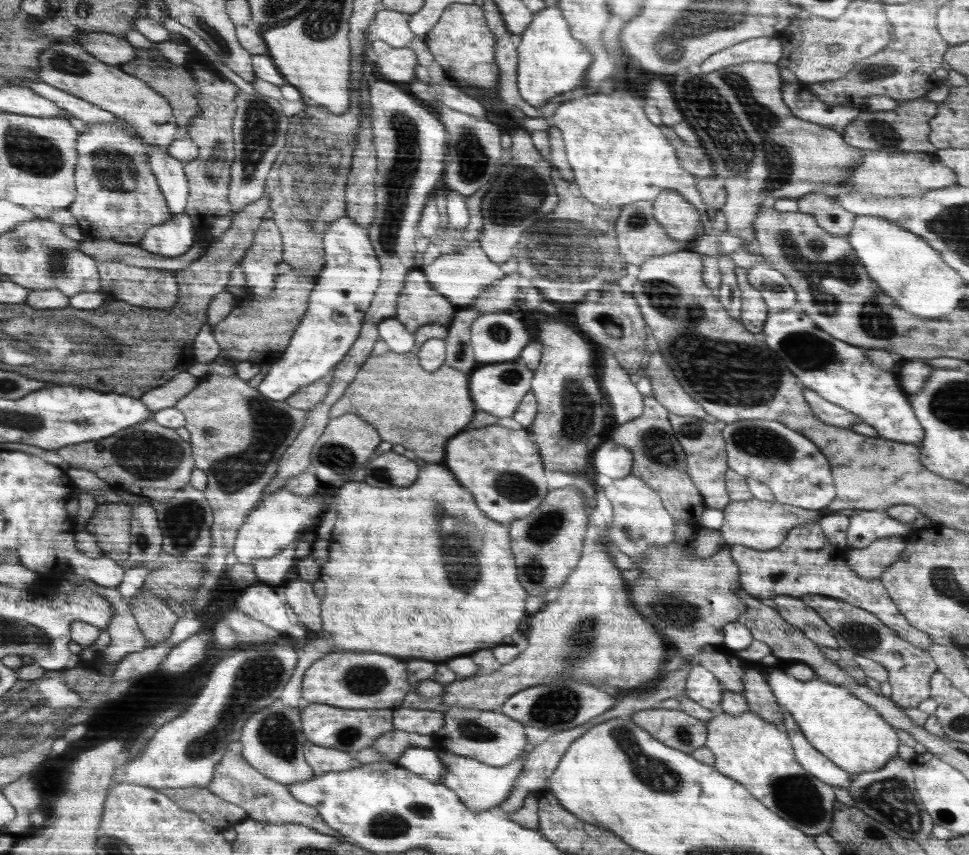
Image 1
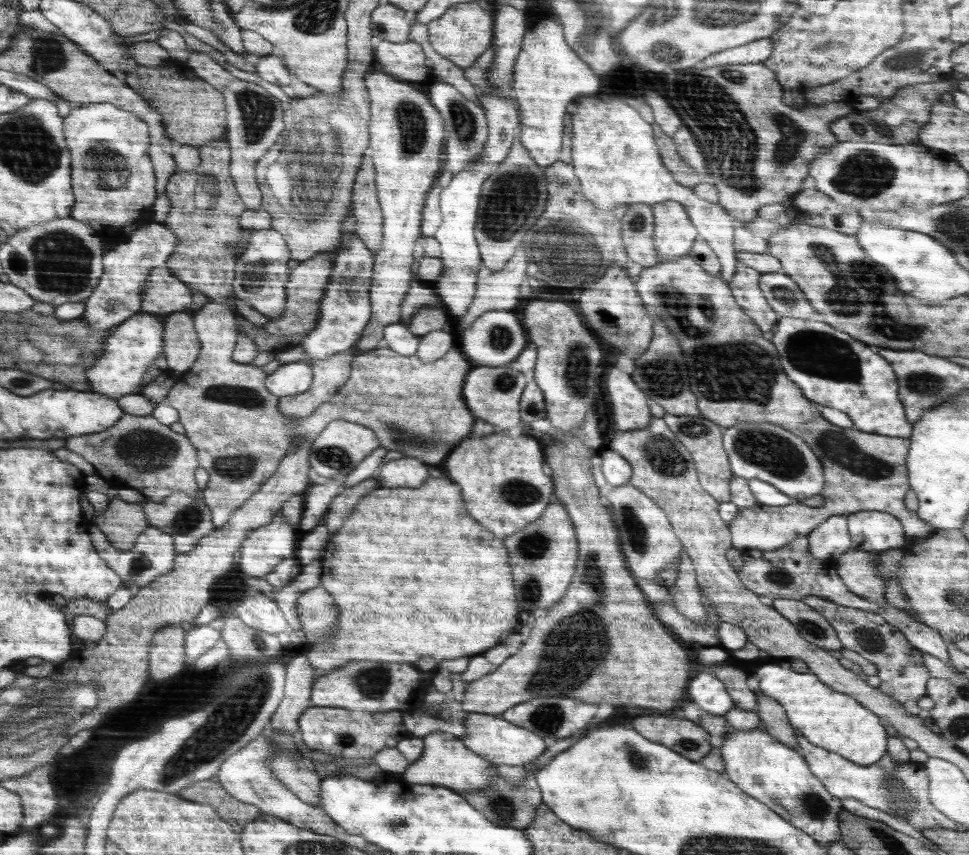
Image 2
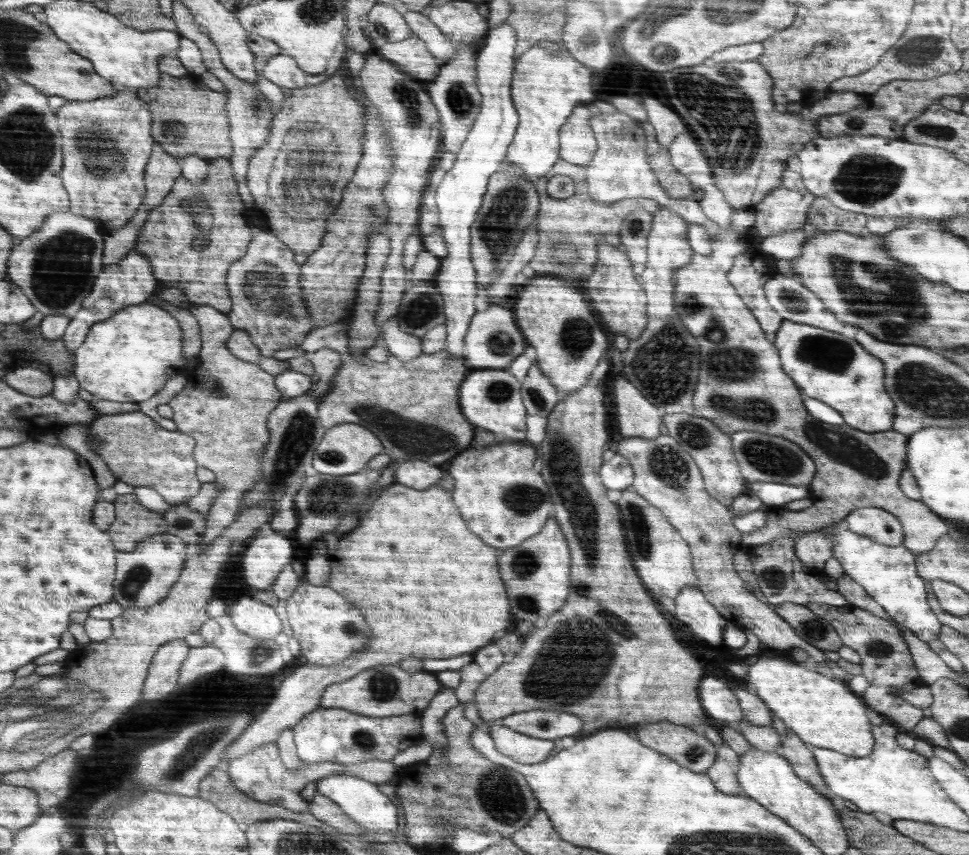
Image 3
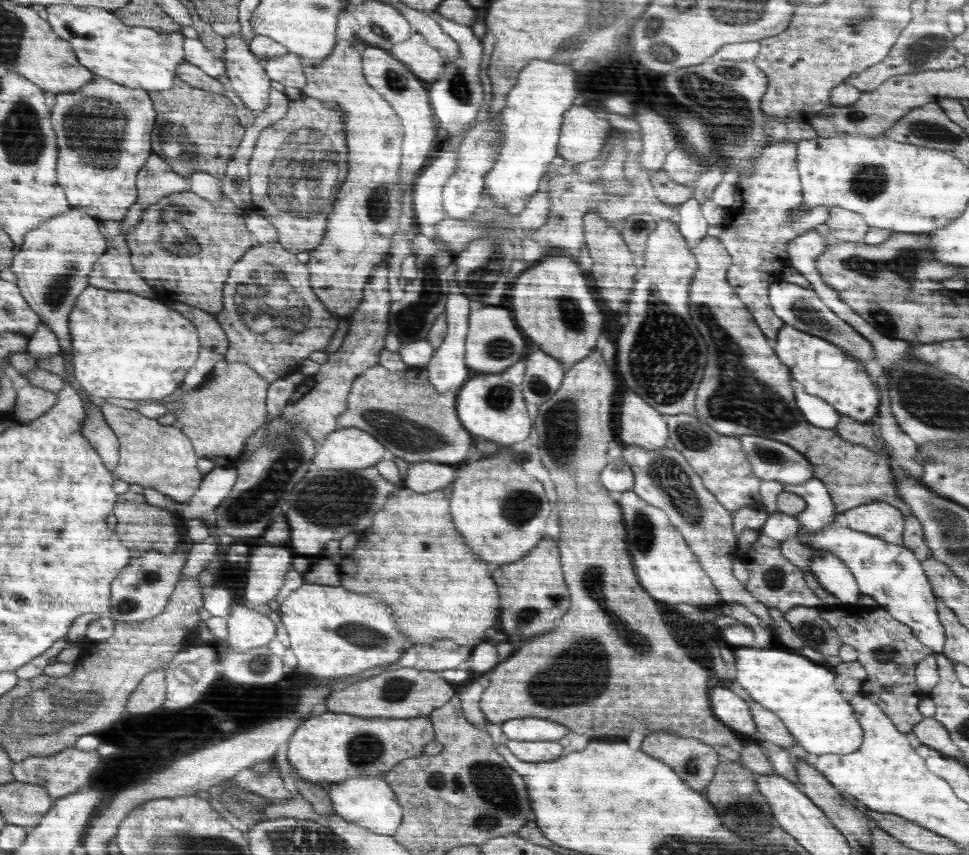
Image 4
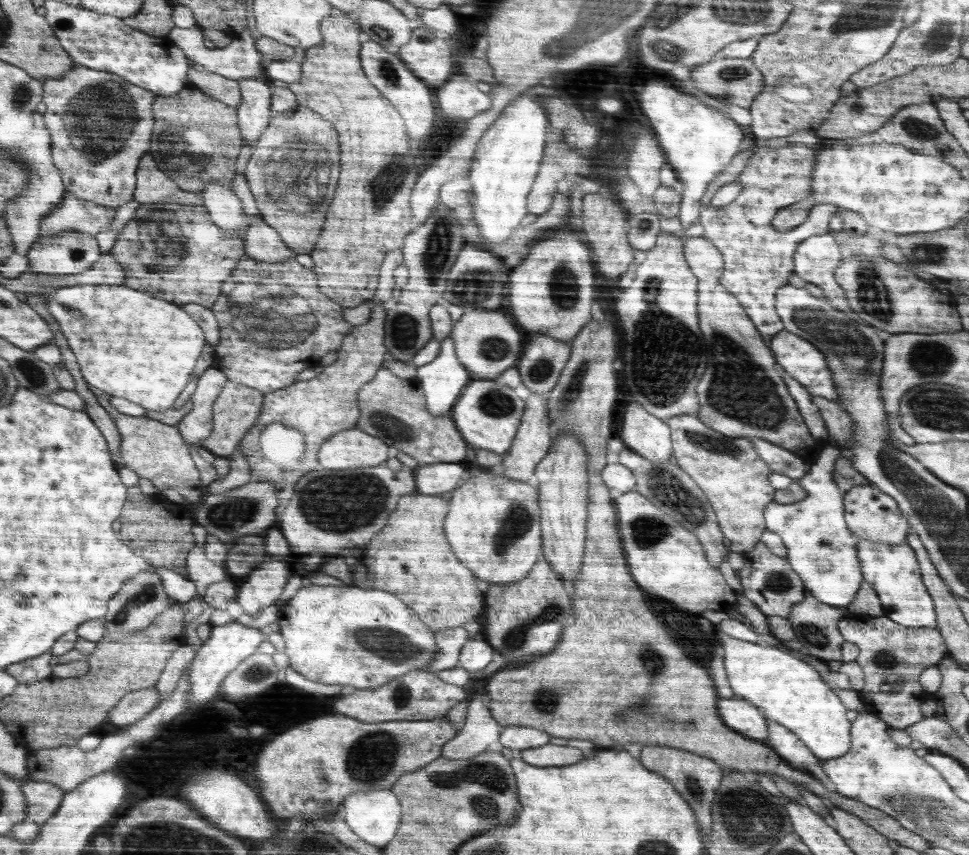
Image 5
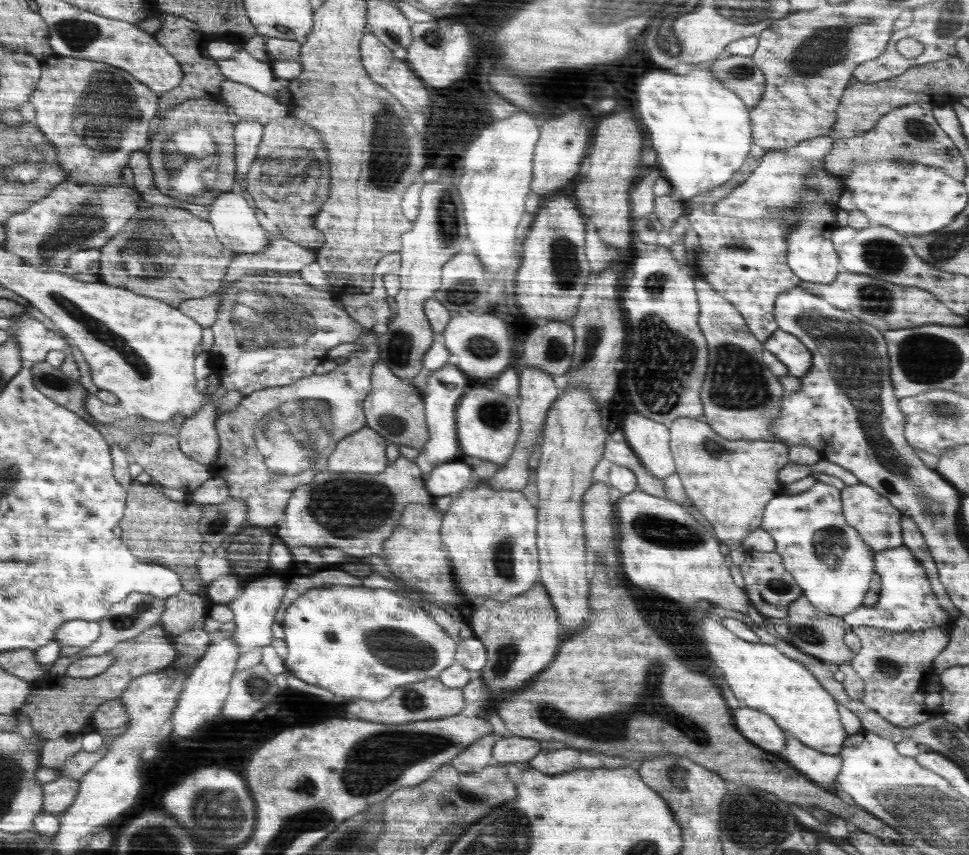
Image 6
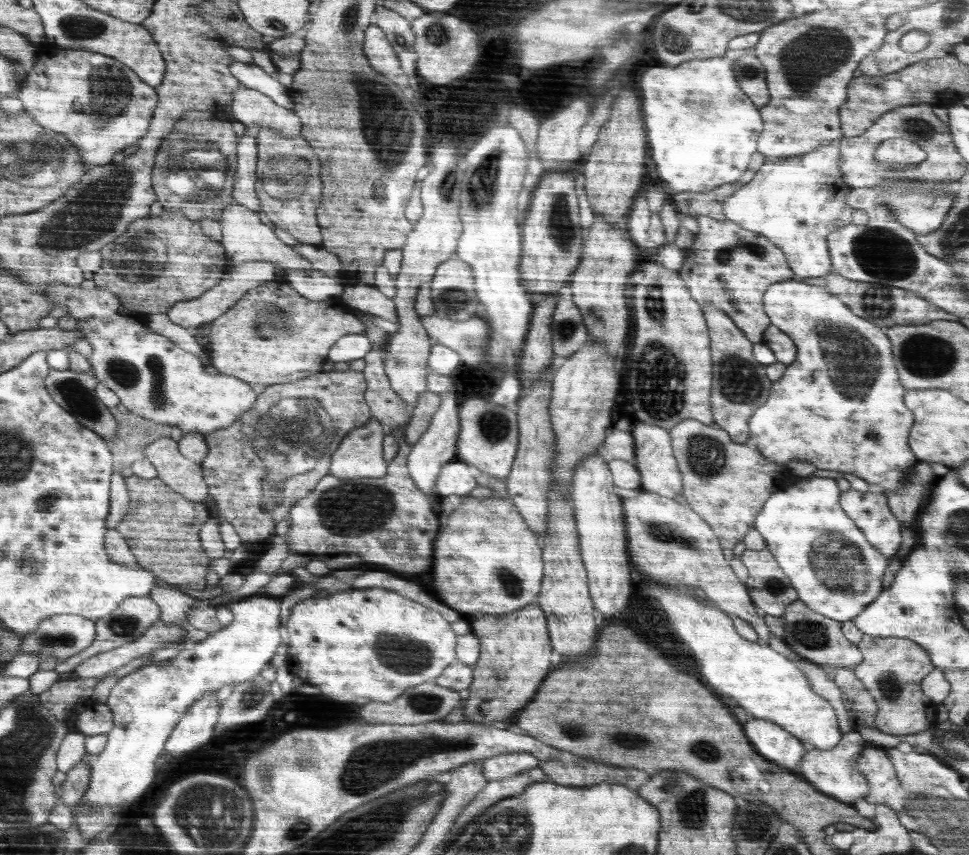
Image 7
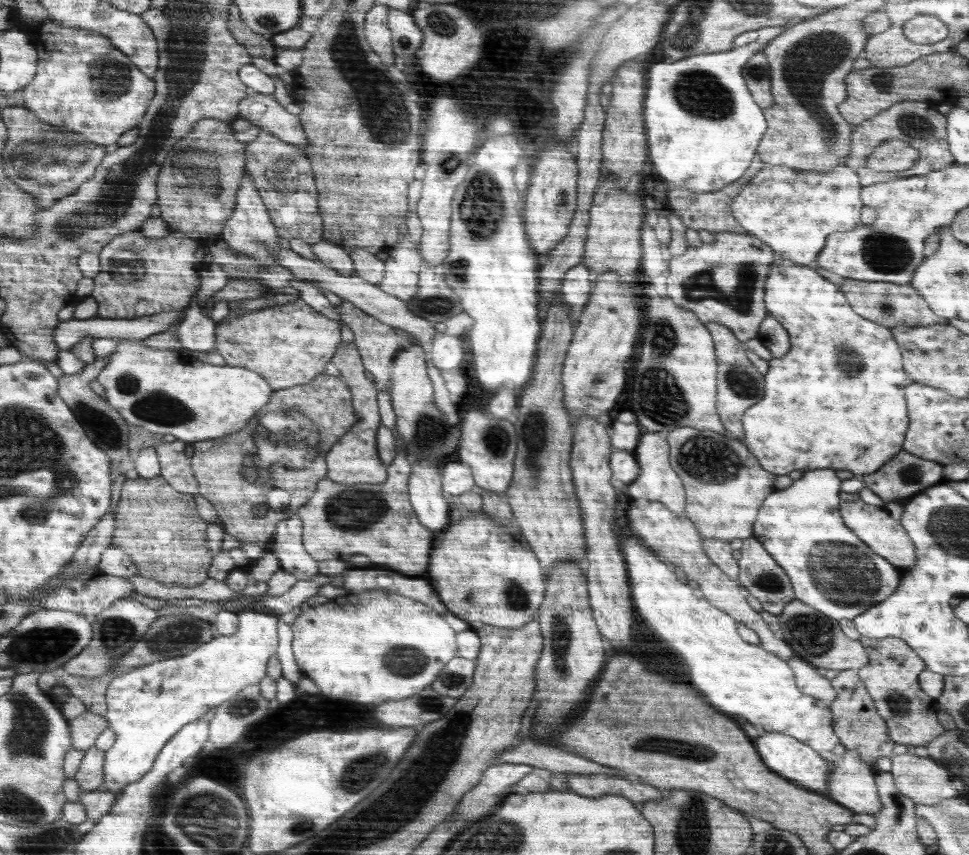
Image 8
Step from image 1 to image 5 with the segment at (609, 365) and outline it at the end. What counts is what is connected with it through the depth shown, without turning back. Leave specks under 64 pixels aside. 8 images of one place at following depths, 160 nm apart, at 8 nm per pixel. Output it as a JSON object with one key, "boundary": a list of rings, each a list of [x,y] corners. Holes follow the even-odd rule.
{"boundary":[[[636,402],[620,416],[619,438],[626,448],[650,462],[666,462],[673,454],[671,430],[666,421],[646,412]]]}

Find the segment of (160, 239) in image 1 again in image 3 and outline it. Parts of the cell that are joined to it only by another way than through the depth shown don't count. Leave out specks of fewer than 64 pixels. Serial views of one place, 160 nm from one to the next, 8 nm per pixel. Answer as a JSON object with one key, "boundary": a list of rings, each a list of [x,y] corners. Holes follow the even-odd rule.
{"boundary":[[[134,246],[118,263],[107,264],[103,267],[101,274],[96,278],[96,284],[94,284],[88,298],[85,299],[84,306],[68,323],[63,335],[66,346],[69,346],[70,351],[75,352],[83,344],[88,332],[90,332],[90,326],[95,322],[107,319],[123,306],[146,303],[146,299],[156,292],[157,288],[158,282],[153,277],[152,267],[147,256],[141,254]]]}

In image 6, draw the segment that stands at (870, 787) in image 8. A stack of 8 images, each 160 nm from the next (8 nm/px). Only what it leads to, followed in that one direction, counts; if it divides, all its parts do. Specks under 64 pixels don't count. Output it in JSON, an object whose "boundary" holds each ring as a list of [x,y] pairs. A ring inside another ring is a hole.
{"boundary":[[[785,731],[787,745],[780,756],[798,769],[806,778],[819,786],[833,790],[841,771],[842,757],[839,754],[826,755],[802,744]]]}

